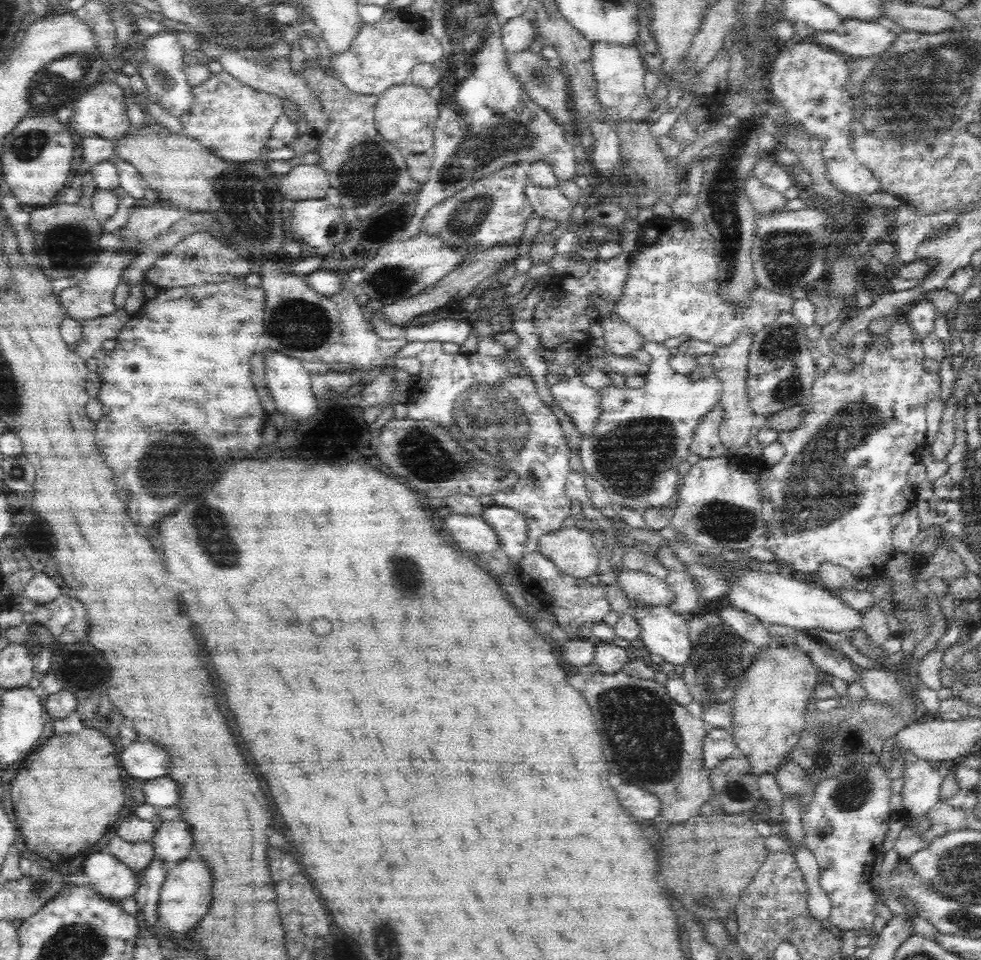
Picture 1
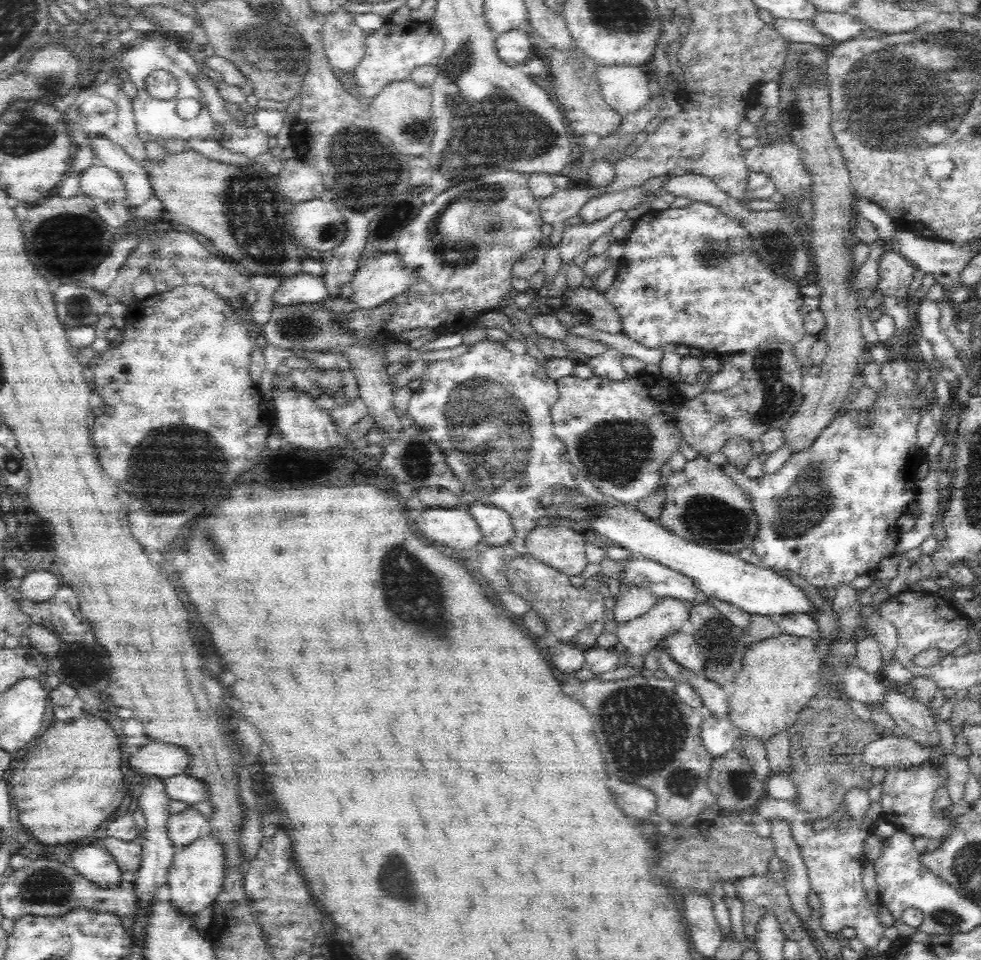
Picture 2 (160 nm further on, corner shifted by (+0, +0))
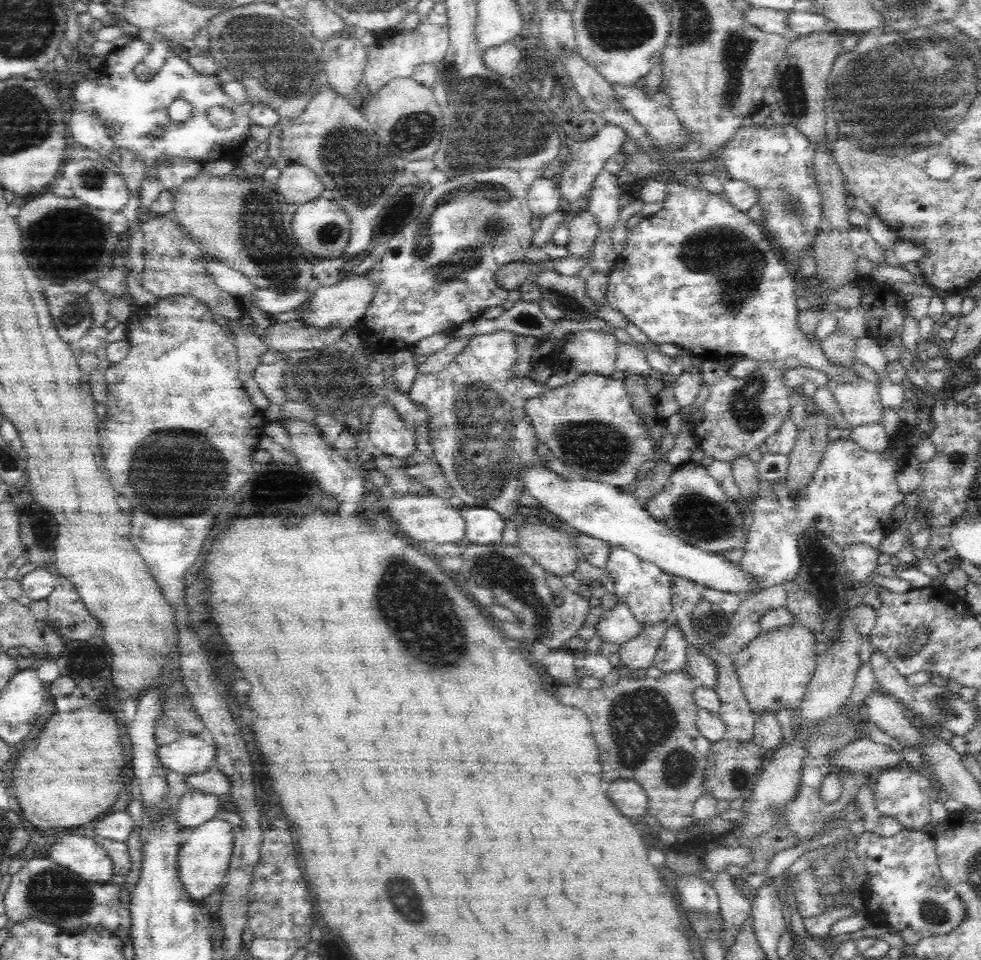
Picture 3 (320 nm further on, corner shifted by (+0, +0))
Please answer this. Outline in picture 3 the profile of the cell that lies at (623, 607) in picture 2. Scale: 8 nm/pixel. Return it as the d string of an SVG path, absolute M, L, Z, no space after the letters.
M618 603L607 611L602 611L599 621L595 624L595 636L600 638L603 644L622 646L630 642L636 636L640 636L644 626L632 615L632 611Z

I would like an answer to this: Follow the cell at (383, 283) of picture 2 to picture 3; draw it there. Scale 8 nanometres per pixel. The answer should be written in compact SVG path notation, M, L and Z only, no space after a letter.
M363 275L343 279L334 286L314 286L312 296L304 305L300 321L306 329L358 329L373 296L372 285Z

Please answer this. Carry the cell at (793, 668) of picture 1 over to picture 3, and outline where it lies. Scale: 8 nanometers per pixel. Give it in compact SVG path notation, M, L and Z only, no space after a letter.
M793 622L761 632L732 660L744 697L756 715L753 740L766 750L766 755L784 741L776 712L797 709L804 699L817 666L816 646L815 634L805 624Z

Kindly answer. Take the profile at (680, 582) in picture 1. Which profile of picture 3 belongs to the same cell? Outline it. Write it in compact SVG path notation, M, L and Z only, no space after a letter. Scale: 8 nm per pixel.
M666 620L655 625L646 625L644 632L630 642L622 644L619 649L621 667L633 670L648 670L654 666L660 642L666 631Z

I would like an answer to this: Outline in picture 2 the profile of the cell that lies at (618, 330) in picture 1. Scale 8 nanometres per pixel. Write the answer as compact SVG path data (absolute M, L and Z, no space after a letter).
M582 284L574 288L568 286L560 299L562 309L578 316L580 324L610 334L620 333L623 328L618 311L607 302L602 293L597 292L595 286L585 287Z

